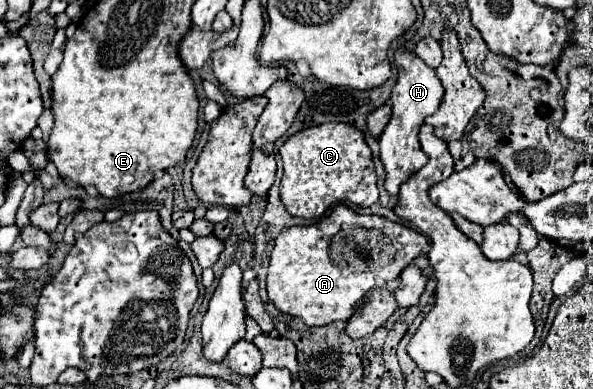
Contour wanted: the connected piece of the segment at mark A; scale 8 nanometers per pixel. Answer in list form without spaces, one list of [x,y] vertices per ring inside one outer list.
[[[335,205],[331,215],[303,227],[283,229],[275,237],[275,247],[269,259],[269,275],[267,275],[267,293],[271,303],[293,317],[303,319],[309,327],[313,325],[329,325],[333,321],[347,321],[357,307],[357,301],[369,293],[371,289],[383,287],[389,281],[395,281],[401,271],[421,253],[429,251],[429,241],[423,233],[403,225],[393,223],[385,217],[377,215],[357,215],[345,205]]]

